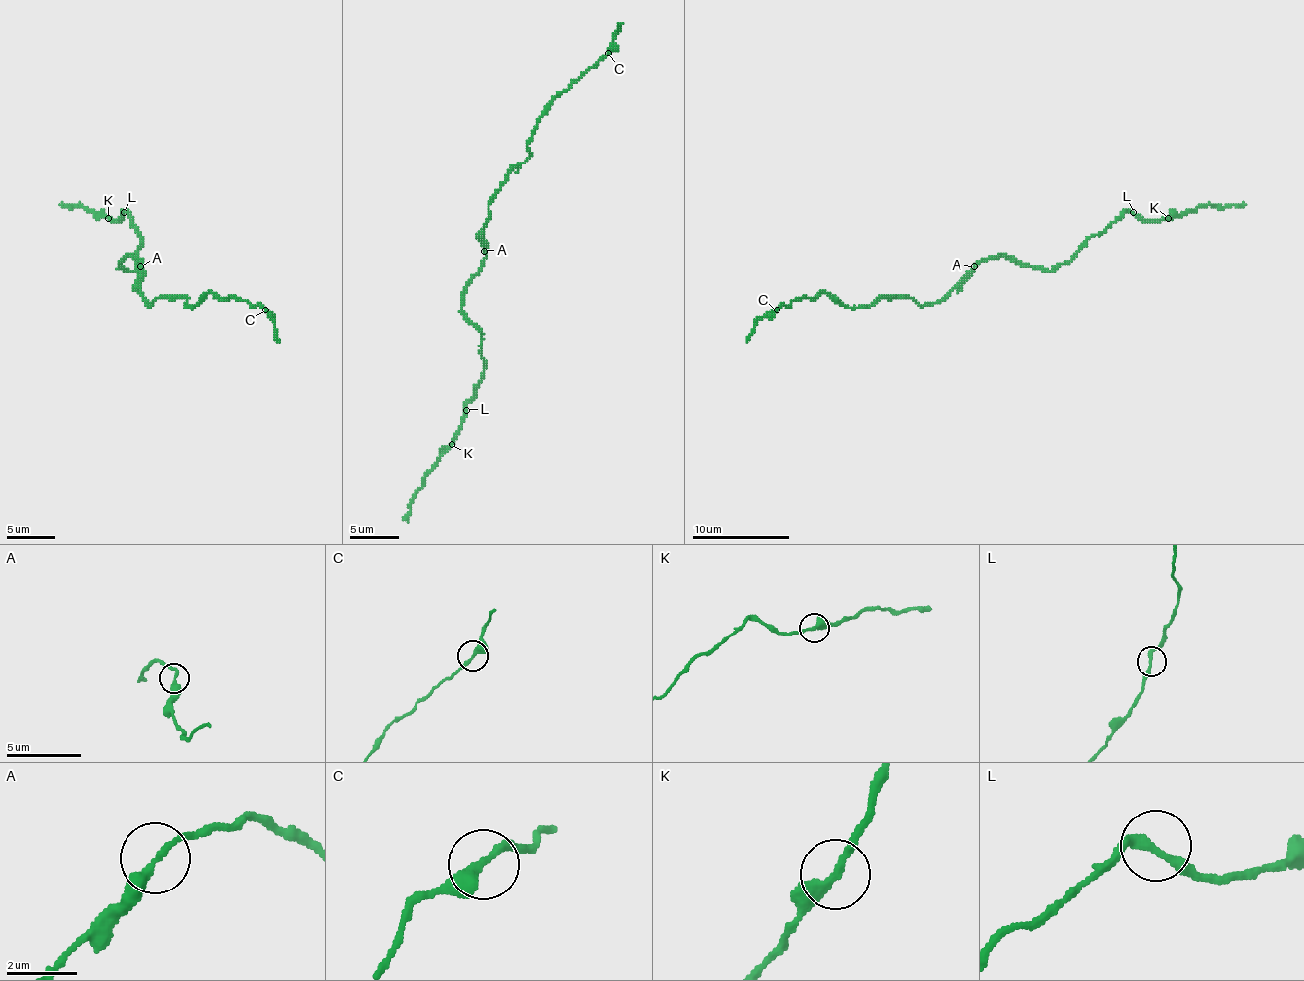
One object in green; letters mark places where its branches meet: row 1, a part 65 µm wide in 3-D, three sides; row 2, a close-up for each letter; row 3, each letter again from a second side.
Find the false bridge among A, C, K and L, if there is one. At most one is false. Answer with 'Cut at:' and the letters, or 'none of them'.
Cut at: none of them

